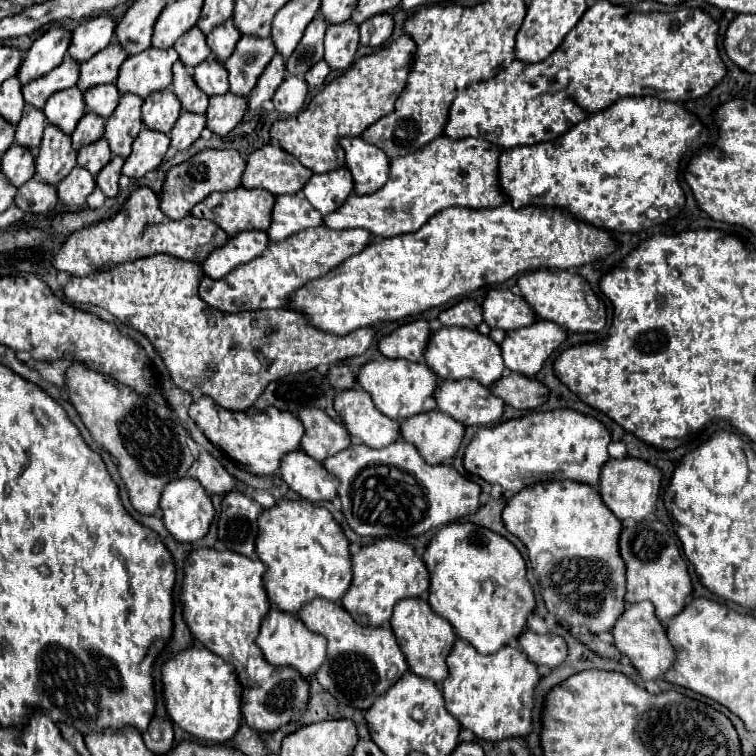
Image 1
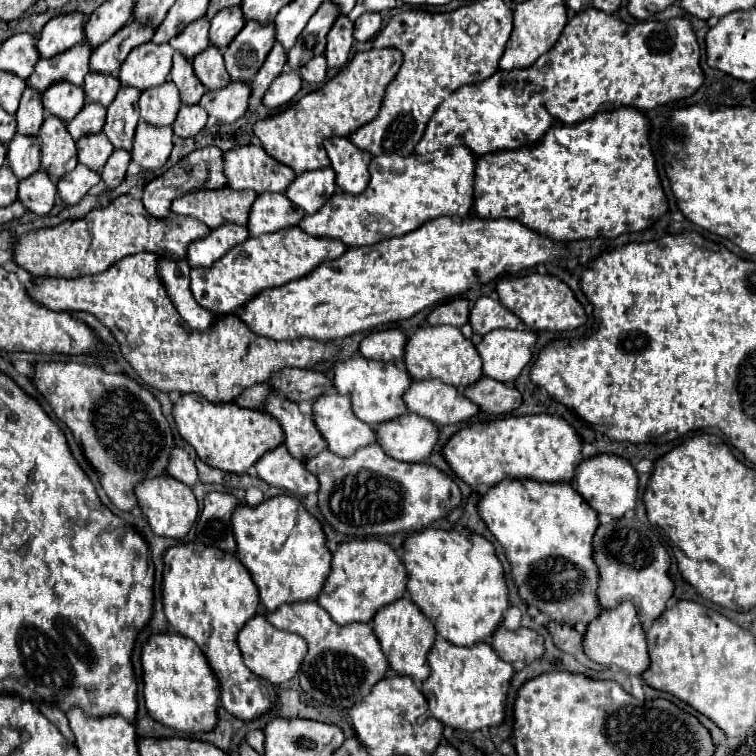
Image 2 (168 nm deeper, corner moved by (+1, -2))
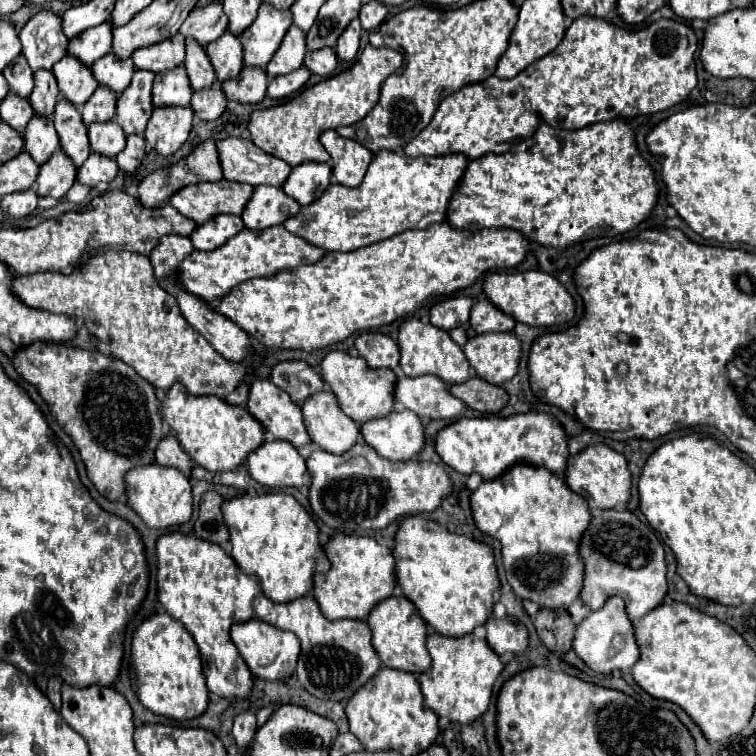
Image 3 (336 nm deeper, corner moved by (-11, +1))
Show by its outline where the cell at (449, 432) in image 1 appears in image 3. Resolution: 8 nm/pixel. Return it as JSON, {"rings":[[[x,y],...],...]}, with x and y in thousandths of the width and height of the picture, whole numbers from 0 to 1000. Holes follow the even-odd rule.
{"rings":[[[519,542],[508,553],[476,561],[479,582],[513,608],[542,608],[561,590],[561,563],[542,542]]]}

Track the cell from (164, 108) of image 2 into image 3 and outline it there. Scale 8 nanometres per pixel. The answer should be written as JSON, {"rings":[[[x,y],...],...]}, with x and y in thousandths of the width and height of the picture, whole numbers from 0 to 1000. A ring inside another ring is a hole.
{"rings":[[[241,85],[233,93],[222,93],[222,98],[206,98],[201,116],[204,140],[251,140],[251,130],[254,114]]]}

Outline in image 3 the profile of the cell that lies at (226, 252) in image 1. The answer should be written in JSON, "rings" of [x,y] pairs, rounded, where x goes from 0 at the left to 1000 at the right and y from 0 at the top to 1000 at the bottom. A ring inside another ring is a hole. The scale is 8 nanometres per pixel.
{"rings":[[[288,283],[286,288],[278,288],[275,294],[259,299],[259,304],[251,310],[251,317],[259,331],[283,331],[294,325],[302,315],[315,310],[323,302],[323,294],[317,286],[307,283]]]}

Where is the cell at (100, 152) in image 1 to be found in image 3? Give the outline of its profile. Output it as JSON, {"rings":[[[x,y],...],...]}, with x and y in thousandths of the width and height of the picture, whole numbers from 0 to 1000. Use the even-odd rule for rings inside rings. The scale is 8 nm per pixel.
{"rings":[[[151,159],[146,161],[127,161],[116,167],[116,183],[119,183],[119,196],[122,201],[153,209],[156,201],[164,198],[167,193],[167,177],[153,167]]]}

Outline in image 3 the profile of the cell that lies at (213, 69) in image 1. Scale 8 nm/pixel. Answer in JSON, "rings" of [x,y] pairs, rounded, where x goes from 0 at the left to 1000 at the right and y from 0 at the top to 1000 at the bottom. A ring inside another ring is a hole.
{"rings":[[[299,40],[286,56],[275,58],[272,69],[291,108],[312,103],[317,98],[323,87],[323,66],[315,48],[310,48],[304,40]]]}

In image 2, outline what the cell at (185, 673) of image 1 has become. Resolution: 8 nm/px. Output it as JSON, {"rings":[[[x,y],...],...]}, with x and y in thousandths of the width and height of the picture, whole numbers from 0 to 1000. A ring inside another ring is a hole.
{"rings":[[[214,837],[198,843],[188,858],[190,882],[190,925],[201,951],[238,970],[278,970],[288,959],[291,906],[270,874],[265,856],[235,837]]]}

